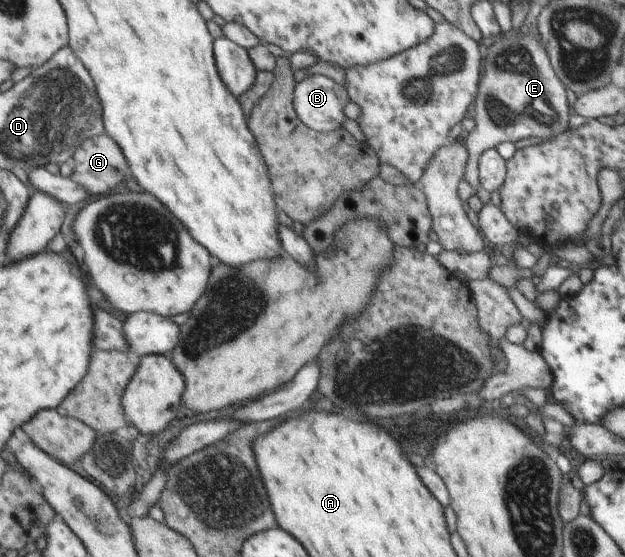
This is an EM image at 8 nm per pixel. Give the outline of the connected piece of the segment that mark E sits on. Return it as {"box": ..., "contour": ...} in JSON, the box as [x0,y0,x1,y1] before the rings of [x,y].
{"box":[463,29,568,190],"contour":[[[514,29],[491,45],[484,57],[484,73],[475,97],[475,127],[464,142],[469,158],[463,179],[480,190],[479,155],[503,141],[522,141],[528,137],[558,135],[568,129],[568,94],[565,85],[554,73],[547,52],[536,38],[516,33]]]}

